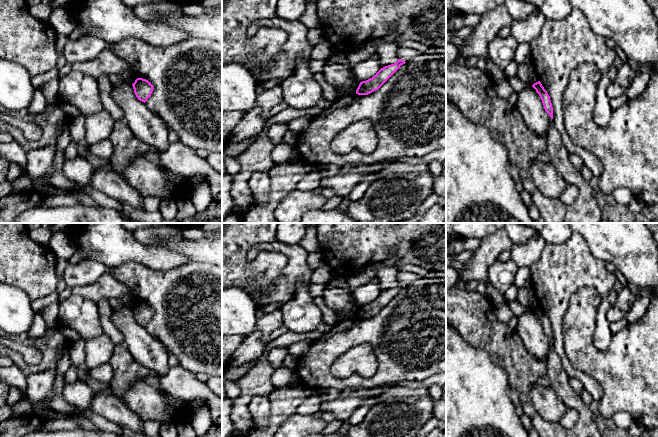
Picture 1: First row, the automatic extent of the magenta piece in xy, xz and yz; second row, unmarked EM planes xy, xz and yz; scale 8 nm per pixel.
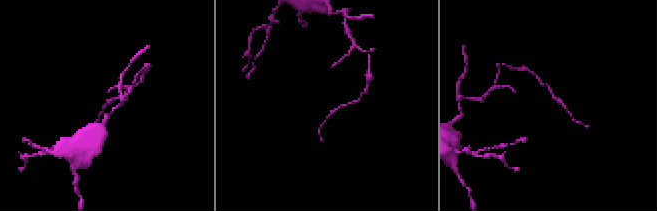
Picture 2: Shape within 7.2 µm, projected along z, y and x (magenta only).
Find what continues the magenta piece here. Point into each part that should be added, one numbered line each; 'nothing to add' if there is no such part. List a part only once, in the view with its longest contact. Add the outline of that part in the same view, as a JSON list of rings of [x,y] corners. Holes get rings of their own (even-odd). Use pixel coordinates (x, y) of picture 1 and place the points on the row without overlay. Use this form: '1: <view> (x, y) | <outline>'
nothing to add

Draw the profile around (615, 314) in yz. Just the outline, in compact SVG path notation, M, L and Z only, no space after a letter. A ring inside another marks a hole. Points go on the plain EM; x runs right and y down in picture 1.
M616 305L610 307L607 313L607 319L610 323L620 321L623 318L624 312L620 308L618 308Z

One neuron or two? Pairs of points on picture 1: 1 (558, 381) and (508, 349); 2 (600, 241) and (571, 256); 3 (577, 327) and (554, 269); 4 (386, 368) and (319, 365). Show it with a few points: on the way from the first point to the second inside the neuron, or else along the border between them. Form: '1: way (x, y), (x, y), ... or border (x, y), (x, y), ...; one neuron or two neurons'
1: border (546, 361), (547, 374); two neurons
2: border (578, 233), (584, 239), (588, 249), (605, 262); two neurons
3: border (582, 286), (571, 296), (563, 319), (563, 329); two neurons
4: way (369, 382), (333, 382); one neuron

